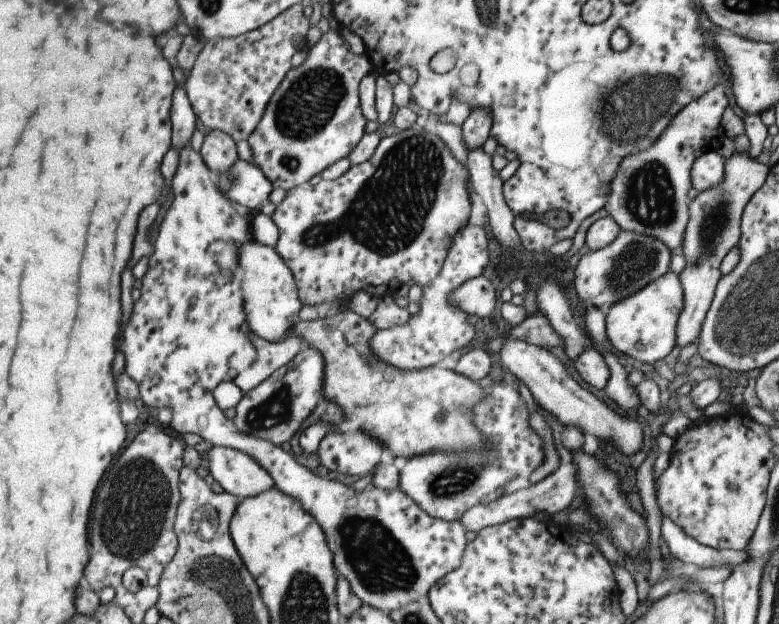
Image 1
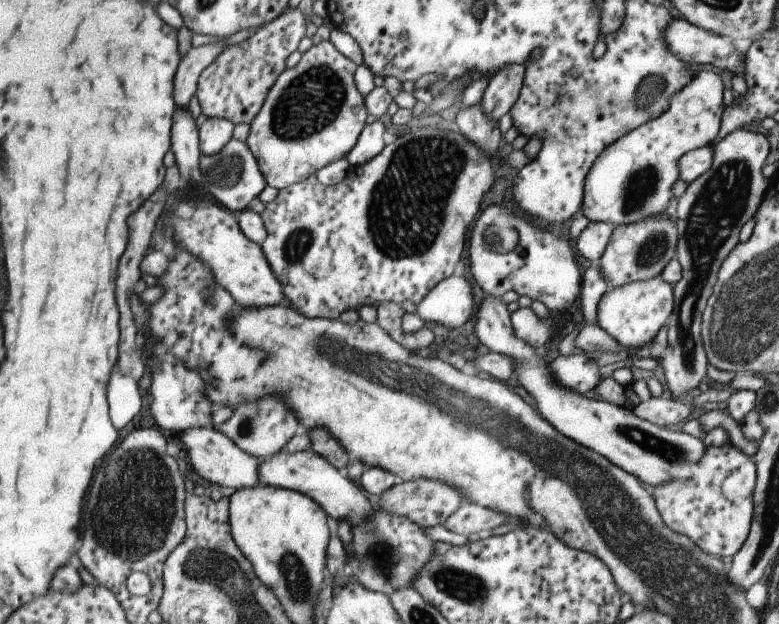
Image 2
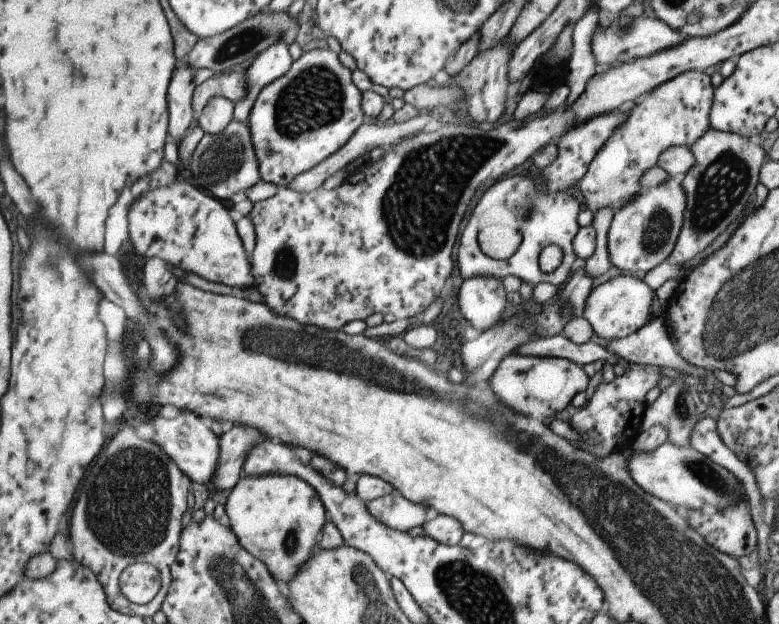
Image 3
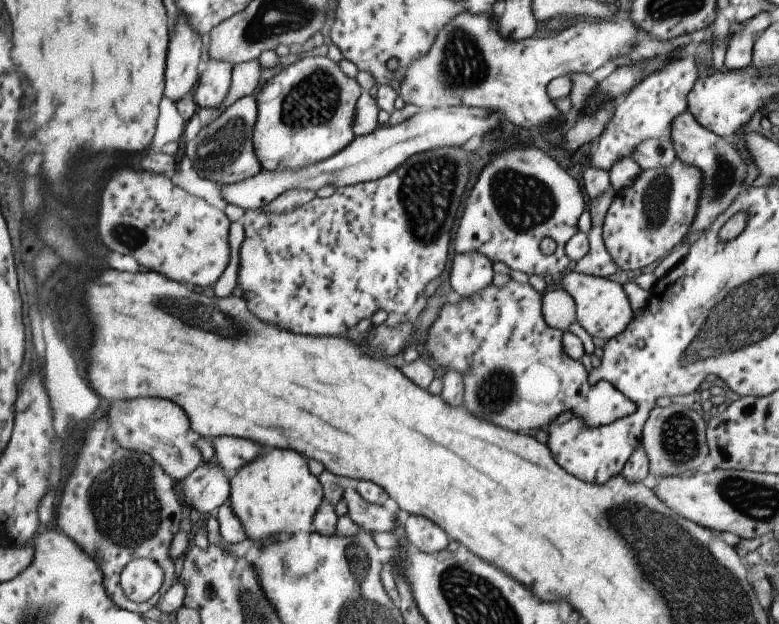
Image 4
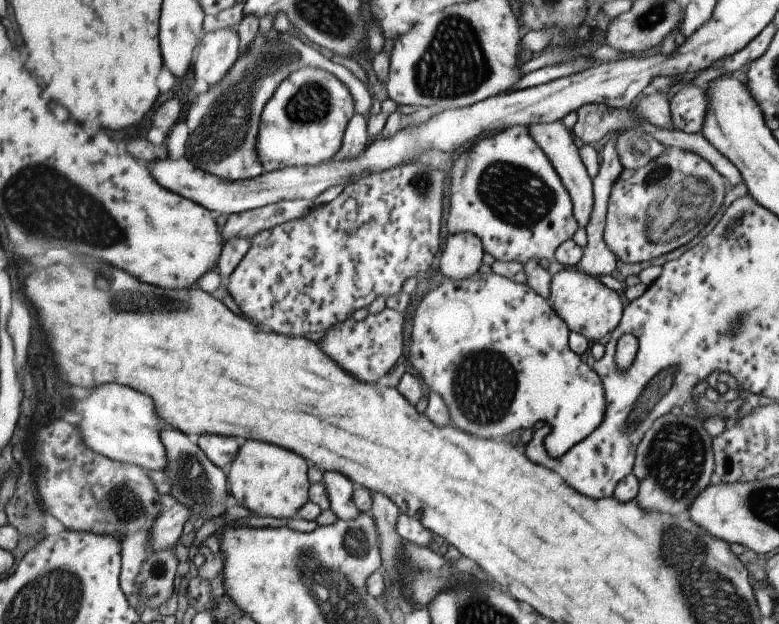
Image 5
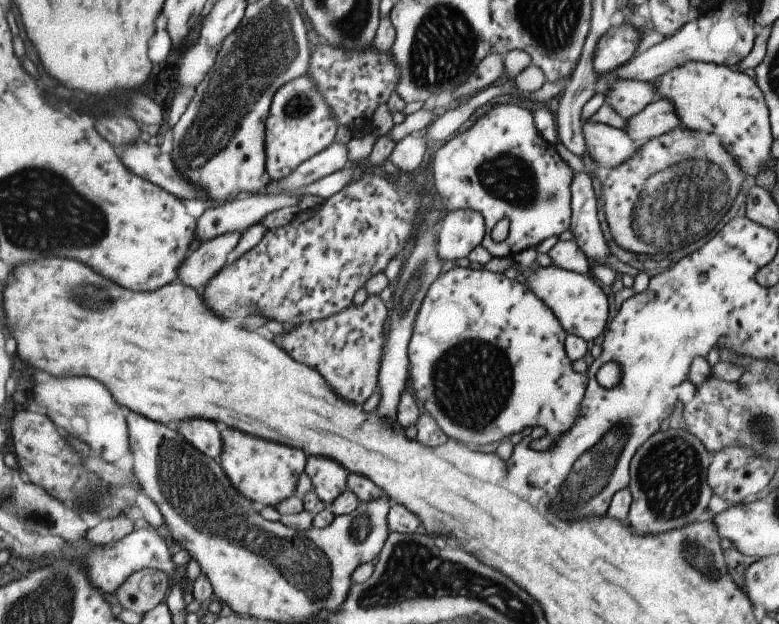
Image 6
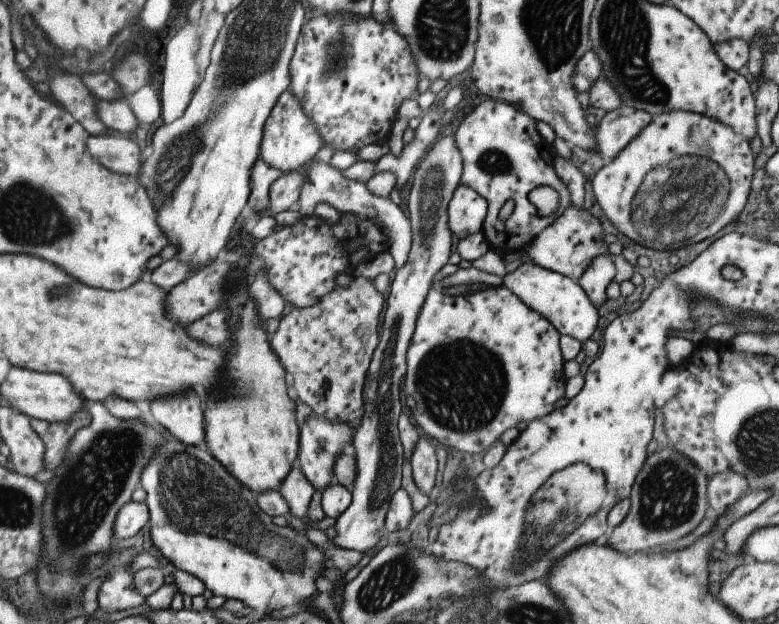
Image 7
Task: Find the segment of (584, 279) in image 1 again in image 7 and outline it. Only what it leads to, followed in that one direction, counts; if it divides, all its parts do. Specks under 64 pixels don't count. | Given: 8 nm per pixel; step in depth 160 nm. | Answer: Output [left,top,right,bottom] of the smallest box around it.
[591,111,753,250]

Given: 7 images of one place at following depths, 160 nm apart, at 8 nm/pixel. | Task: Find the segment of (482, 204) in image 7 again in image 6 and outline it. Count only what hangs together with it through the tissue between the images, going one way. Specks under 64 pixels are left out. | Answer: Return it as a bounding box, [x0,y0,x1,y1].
[436,212,484,265]

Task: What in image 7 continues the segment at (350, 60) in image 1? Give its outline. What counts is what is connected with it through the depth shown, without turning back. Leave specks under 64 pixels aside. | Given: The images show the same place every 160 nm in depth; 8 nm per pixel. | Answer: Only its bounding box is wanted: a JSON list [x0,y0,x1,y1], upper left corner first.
[258,90,322,173]

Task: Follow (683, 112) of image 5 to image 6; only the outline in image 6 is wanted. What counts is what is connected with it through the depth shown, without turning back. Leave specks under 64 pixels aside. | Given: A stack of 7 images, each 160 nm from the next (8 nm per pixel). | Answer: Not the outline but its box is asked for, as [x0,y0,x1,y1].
[625,98,682,142]

